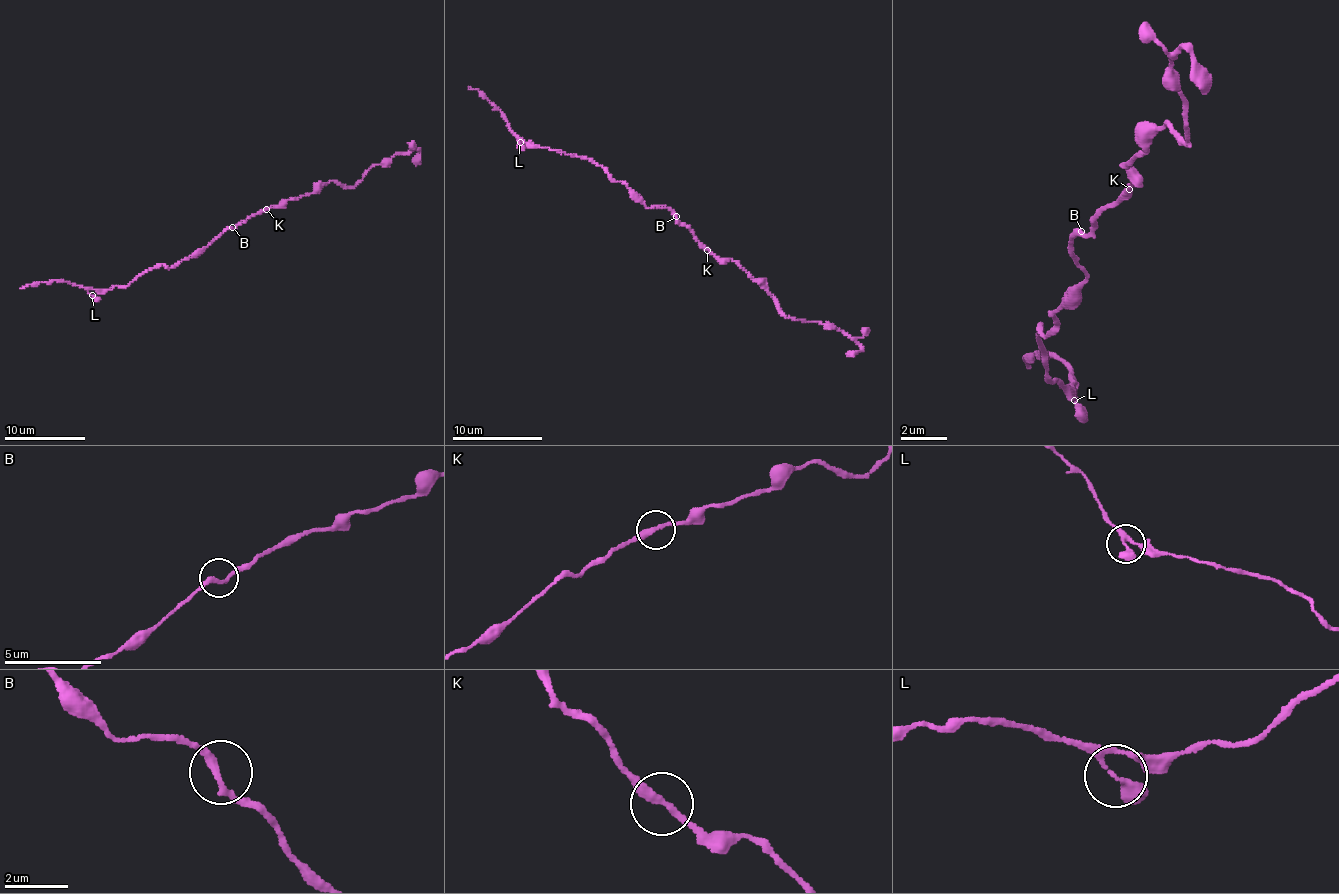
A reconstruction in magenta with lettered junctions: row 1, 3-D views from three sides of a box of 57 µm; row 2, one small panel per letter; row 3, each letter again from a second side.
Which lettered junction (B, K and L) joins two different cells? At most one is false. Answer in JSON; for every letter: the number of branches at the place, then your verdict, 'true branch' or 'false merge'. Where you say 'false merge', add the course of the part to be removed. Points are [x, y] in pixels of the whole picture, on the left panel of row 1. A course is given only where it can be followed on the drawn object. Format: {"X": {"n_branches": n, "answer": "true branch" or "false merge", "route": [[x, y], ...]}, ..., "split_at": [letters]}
{"B": {"n_branches": 2, "answer": "true branch"}, "K": {"n_branches": 2, "answer": "true branch"}, "L": {"n_branches": 2, "answer": "true branch"}, "split_at": []}

